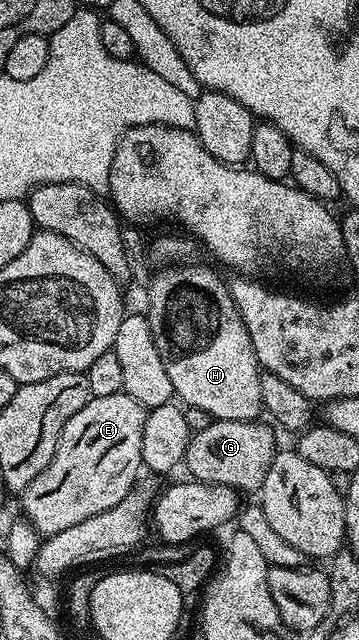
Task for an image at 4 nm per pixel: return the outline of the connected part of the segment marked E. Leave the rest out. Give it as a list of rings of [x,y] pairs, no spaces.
[[[115,393],[114,395],[98,396],[89,398],[89,401],[83,405],[82,409],[75,412],[74,415],[66,421],[65,427],[62,429],[62,435],[59,437],[58,447],[55,449],[54,459],[51,463],[44,468],[37,479],[34,479],[33,483],[30,483],[25,487],[22,500],[24,500],[23,516],[27,518],[29,524],[37,530],[40,535],[49,537],[54,535],[58,531],[66,531],[66,527],[74,527],[78,523],[82,523],[82,519],[90,519],[90,515],[98,515],[102,511],[106,511],[110,507],[114,507],[118,503],[122,503],[122,499],[126,499],[126,495],[132,492],[135,486],[135,479],[138,475],[138,471],[141,472],[143,461],[141,459],[142,451],[142,430],[145,426],[145,415],[147,413],[146,408],[138,403],[137,400],[132,399],[128,393]]]

